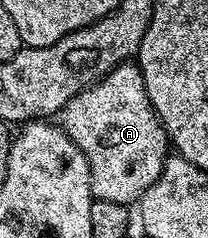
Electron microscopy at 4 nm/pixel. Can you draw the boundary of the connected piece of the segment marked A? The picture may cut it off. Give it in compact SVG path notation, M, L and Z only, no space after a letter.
M134 61L123 62L69 100L59 111L57 122L85 152L91 169L91 192L98 201L138 203L167 163L169 139L149 104L143 74Z

